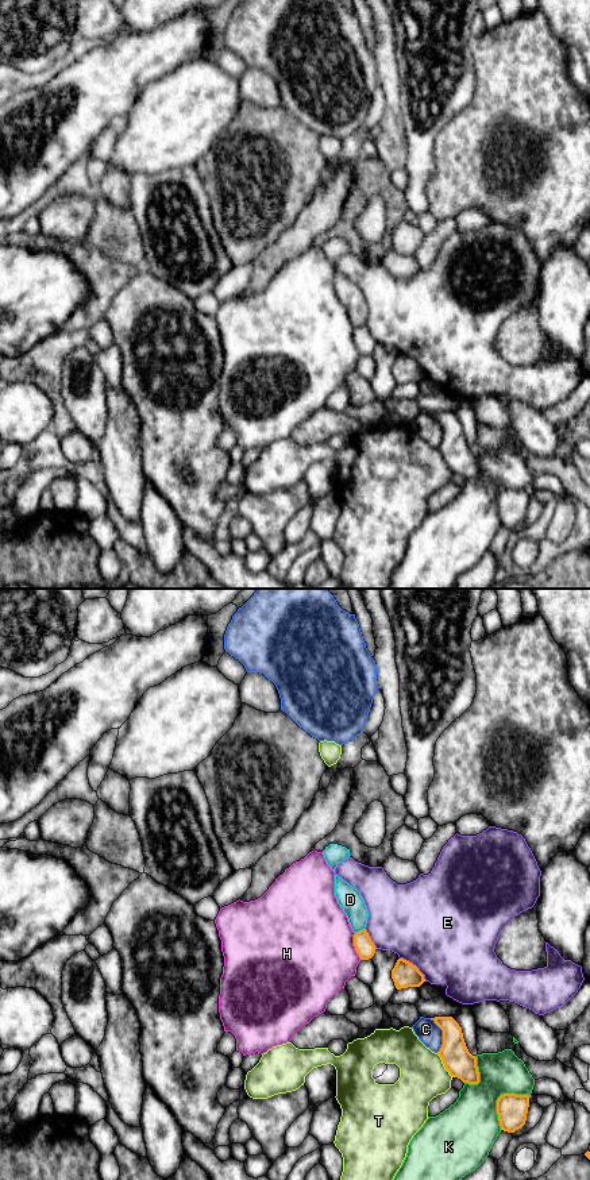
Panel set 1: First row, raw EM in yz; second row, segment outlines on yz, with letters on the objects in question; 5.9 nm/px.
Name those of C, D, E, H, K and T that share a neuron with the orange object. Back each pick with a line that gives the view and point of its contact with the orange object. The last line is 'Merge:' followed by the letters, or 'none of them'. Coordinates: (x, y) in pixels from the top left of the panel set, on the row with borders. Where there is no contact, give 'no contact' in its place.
Merge: none of them

